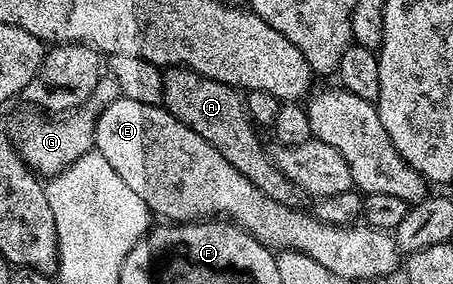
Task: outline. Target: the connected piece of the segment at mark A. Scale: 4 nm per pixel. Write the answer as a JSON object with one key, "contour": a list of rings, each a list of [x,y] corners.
{"contour":[[[169,66],[162,71],[163,97],[161,105],[181,124],[193,128],[201,140],[213,144],[241,176],[245,176],[265,196],[277,200],[286,206],[298,207],[301,192],[277,168],[274,157],[263,148],[257,128],[247,115],[244,95],[229,84],[221,84],[212,78],[202,78],[196,70],[187,66]]]}

